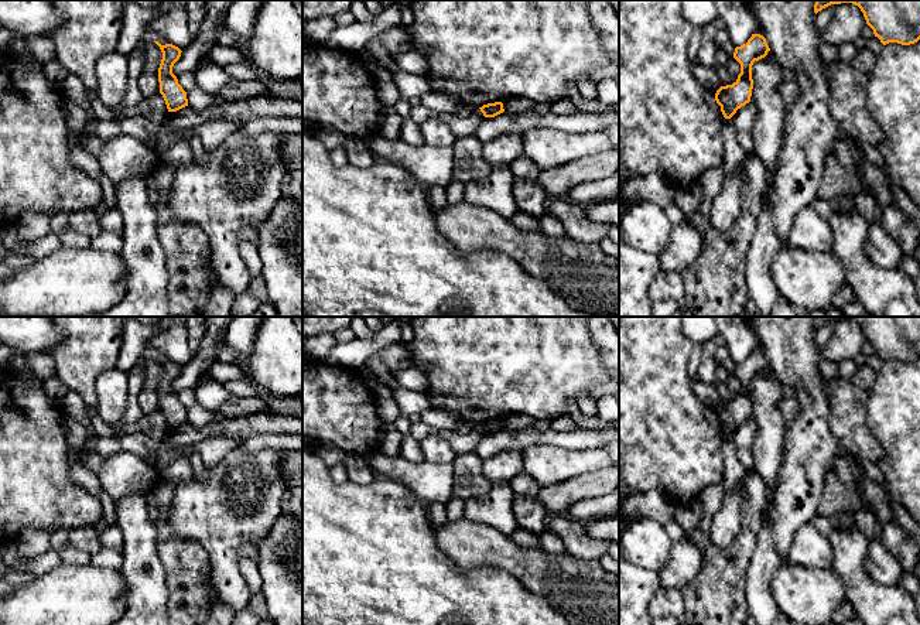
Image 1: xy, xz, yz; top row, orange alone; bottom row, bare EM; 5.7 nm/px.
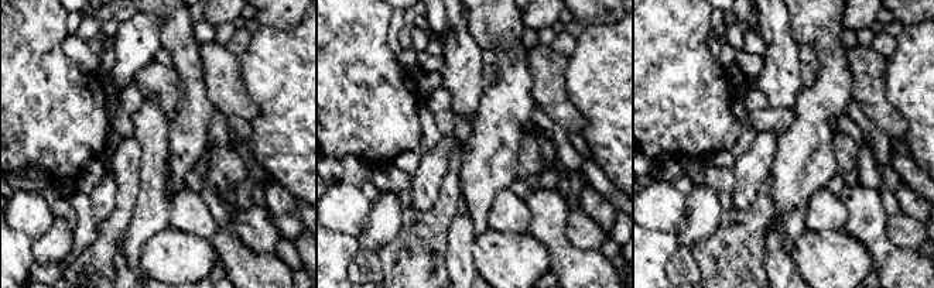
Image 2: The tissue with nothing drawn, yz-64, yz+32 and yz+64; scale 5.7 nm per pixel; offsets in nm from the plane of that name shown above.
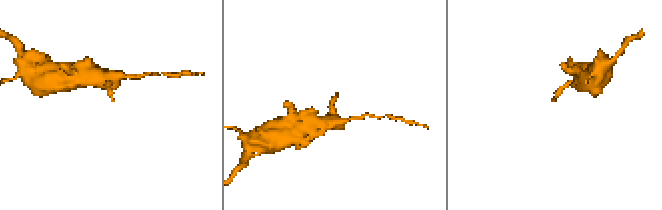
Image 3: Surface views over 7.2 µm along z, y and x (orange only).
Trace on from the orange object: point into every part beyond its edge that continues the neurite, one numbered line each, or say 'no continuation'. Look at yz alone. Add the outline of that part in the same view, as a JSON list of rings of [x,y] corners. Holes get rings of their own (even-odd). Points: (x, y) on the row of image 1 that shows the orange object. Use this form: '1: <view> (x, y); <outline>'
no continuation

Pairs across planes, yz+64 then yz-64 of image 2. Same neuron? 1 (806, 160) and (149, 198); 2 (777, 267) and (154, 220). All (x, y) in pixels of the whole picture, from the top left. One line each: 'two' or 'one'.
1: two
2: one

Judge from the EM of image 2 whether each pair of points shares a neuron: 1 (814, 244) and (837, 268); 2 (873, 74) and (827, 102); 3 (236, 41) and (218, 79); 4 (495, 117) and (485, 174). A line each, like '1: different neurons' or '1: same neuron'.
1: same neuron
2: different neurons
3: different neurons
4: same neuron

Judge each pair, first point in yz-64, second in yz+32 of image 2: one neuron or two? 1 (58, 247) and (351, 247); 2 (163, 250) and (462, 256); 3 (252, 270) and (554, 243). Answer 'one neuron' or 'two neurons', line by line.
1: two neurons
2: two neurons
3: one neuron

